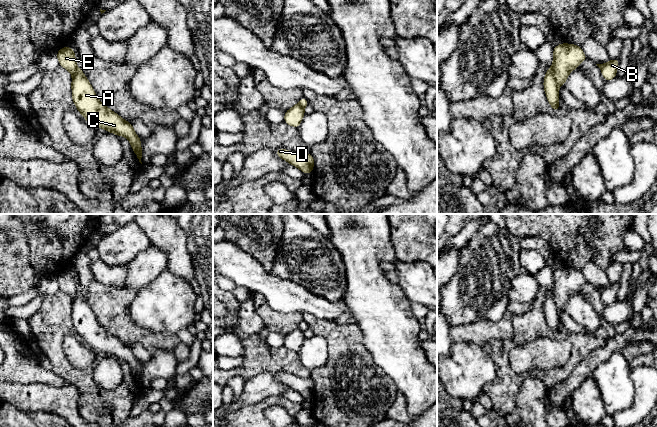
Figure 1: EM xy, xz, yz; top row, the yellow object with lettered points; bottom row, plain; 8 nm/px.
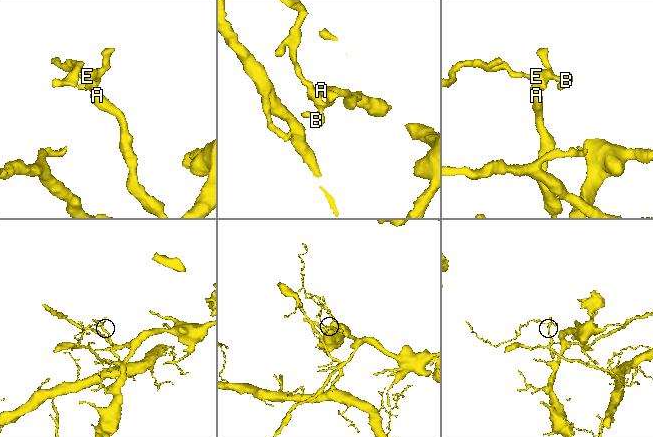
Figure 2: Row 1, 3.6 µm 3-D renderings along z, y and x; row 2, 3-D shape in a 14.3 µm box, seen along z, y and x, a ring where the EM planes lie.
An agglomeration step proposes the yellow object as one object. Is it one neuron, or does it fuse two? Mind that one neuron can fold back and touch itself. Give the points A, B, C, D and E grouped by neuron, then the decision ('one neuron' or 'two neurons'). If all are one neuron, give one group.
A C / B D E | two neurons

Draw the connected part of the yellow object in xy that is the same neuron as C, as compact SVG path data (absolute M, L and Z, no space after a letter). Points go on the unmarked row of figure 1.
M77 292L76 298L72 301L71 313L74 329L80 338L84 340L84 343L93 351L100 351L117 360L126 361L133 376L142 388L141 363L135 357L133 349L98 323L81 292Z

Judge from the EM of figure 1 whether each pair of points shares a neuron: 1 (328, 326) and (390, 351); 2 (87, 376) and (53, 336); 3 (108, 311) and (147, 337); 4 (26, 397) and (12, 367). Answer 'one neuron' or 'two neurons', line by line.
1: two neurons
2: one neuron
3: one neuron
4: two neurons

